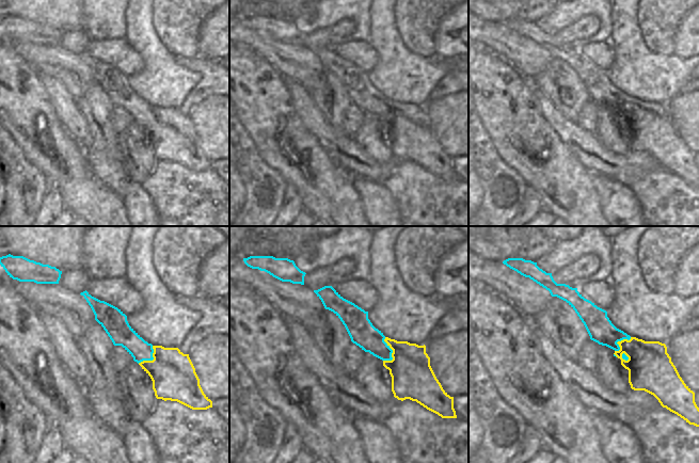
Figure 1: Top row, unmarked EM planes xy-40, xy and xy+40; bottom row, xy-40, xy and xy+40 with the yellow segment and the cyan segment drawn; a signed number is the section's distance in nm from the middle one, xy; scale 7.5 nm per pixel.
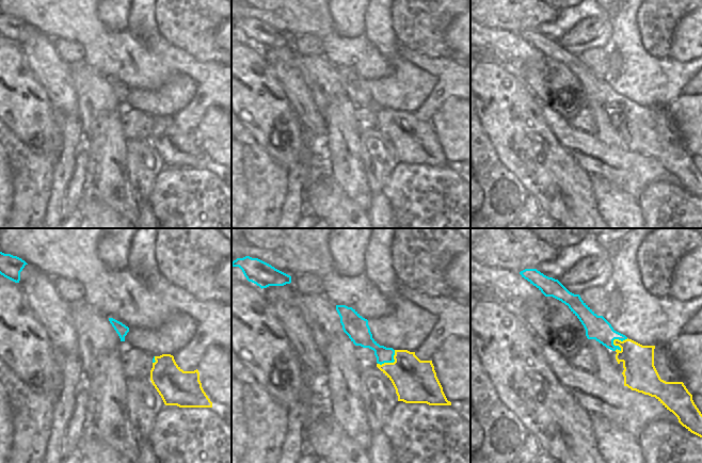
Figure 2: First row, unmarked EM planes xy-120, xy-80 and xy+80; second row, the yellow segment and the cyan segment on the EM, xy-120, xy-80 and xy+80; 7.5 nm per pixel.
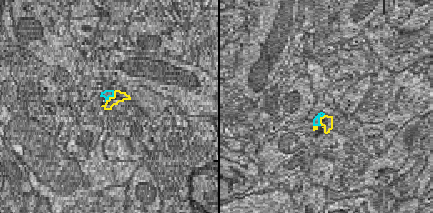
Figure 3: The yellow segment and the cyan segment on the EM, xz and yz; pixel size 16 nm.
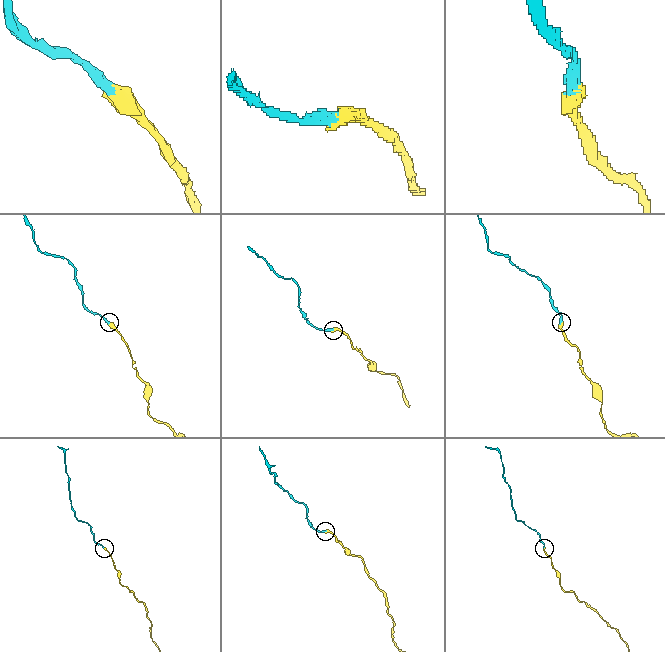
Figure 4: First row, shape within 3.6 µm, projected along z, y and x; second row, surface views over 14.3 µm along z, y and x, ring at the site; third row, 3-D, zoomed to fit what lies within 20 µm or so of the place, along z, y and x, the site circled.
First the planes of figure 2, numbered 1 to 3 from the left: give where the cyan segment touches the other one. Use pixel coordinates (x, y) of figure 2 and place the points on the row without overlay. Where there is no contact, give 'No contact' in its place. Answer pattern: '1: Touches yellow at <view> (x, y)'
1: Touches yellow at xy-120 (155, 121)
2: Touches yellow at xy-80 (391, 124)
3: Touches yellow at xy+80 (613, 102).

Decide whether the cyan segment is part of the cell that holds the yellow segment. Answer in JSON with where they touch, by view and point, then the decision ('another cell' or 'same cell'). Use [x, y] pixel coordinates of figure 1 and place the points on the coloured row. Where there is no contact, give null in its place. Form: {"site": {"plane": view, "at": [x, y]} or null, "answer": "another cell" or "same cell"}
{"site": {"plane": "xy", "at": [391, 348]}, "answer": "same cell"}

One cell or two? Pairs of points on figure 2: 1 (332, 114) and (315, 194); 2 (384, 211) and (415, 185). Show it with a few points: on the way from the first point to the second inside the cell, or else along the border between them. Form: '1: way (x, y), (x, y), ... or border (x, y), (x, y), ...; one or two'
1: border (321, 153), (325, 159), (329, 174), (332, 177); two
2: border (382, 192), (388, 200), (394, 217); two

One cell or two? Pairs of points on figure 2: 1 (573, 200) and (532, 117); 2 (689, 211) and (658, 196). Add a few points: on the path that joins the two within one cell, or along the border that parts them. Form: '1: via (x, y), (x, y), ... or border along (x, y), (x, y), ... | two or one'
1: via (556, 179), (532, 154), (532, 138) | one
2: via (682, 209), (671, 209), (666, 204) | one

